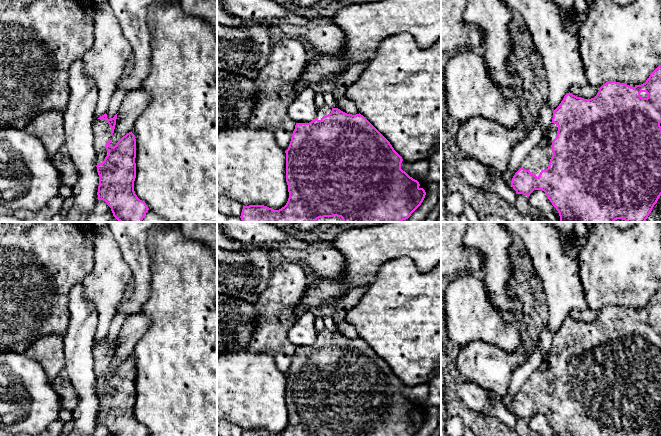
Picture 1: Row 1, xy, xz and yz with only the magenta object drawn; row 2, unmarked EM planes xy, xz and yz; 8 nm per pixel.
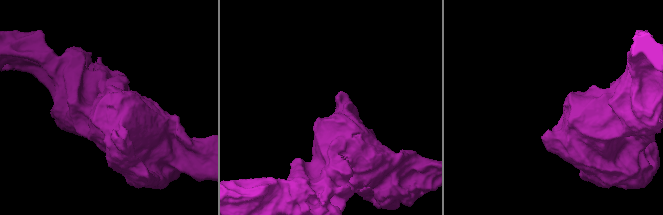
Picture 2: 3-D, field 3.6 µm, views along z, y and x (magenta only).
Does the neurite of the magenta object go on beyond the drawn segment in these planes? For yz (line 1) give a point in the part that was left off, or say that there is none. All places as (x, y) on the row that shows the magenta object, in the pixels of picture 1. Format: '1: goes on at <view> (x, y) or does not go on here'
1: goes on at yz (538, 159)

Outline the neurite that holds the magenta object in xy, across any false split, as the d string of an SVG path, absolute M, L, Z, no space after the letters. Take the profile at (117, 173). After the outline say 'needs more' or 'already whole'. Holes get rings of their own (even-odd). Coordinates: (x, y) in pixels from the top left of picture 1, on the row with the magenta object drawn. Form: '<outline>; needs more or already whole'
M107 114L94 120L94 148L97 156L97 172L99 175L98 200L103 200L111 208L113 216L119 222L142 222L149 208L140 200L134 191L136 178L136 139L132 132L123 136L114 147L110 145L110 137L114 133L117 114L108 119Z; needs more

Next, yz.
M661 65L649 76L645 83L631 87L627 84L608 81L603 84L594 98L584 99L567 93L559 106L553 111L552 122L541 142L526 156L521 168L512 178L511 186L517 194L527 197L534 190L542 190L556 208L560 222L614 222L617 219L626 222L645 222L654 205L661 196Z; needs more

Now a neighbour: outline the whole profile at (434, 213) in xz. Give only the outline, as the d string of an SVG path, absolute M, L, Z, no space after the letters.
M438 203L427 215L423 222L435 222L440 214L441 205Z

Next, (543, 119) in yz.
M546 104L536 115L535 125L529 131L527 138L519 142L512 150L512 155L507 170L500 174L501 179L510 187L515 173L521 168L522 162L530 151L537 146L545 132L548 130L553 118L553 110Z

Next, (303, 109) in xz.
M307 87L299 92L288 107L288 115L296 123L309 123L316 117L315 92Z

